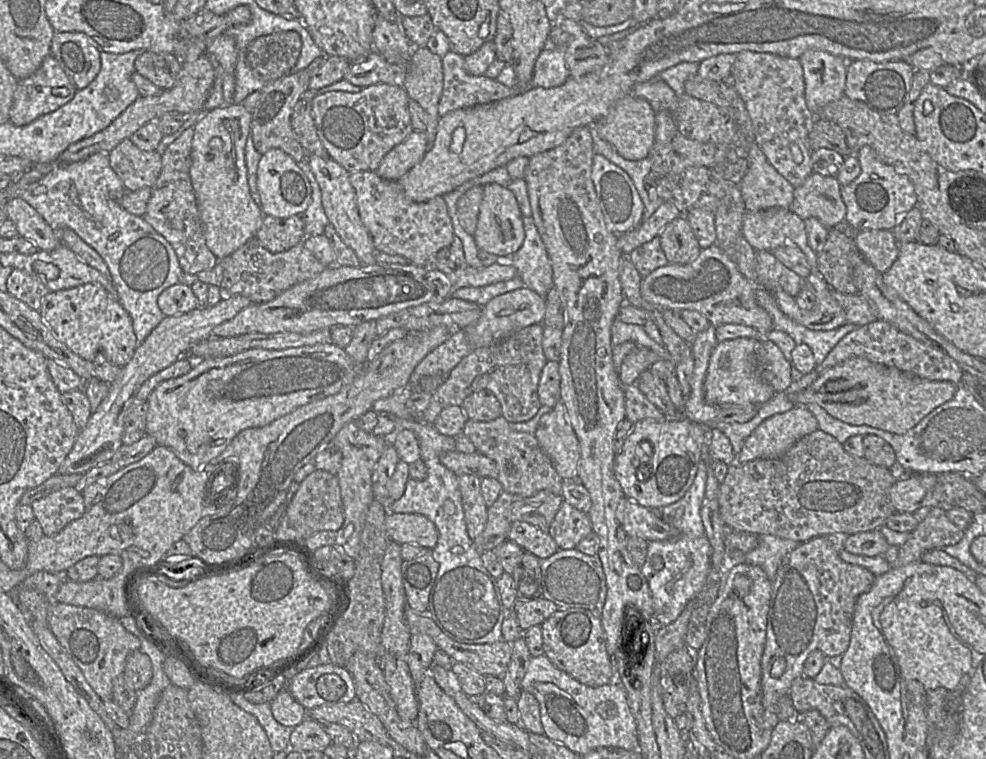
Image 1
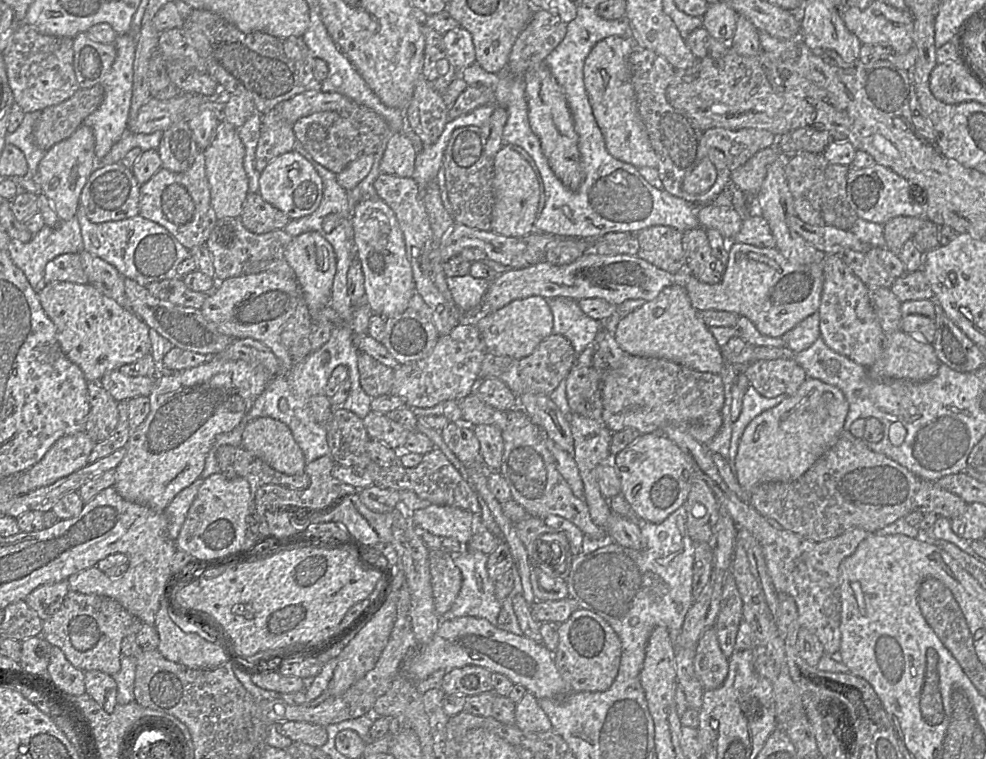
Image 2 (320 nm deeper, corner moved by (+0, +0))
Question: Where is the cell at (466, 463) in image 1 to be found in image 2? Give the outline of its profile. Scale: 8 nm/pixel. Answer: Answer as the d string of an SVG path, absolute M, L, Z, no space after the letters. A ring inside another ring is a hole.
M370 412L363 425L373 440L377 440L394 450L402 450L411 431L390 420L386 415Z

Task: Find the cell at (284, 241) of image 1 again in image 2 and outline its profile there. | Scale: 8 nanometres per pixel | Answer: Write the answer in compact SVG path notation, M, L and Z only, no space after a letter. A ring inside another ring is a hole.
M259 193L248 194L240 218L244 227L255 234L282 230L291 220L284 212L266 202Z

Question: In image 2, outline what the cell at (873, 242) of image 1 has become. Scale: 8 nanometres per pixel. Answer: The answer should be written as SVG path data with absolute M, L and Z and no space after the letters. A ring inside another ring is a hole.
M898 216L883 225L886 248L899 255L904 243L921 228L924 217Z

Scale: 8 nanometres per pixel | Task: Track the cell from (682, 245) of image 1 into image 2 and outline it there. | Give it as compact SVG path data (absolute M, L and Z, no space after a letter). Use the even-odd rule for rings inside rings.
M699 226L683 233L685 269L701 282L716 284L721 281L725 266L713 254L706 230Z

